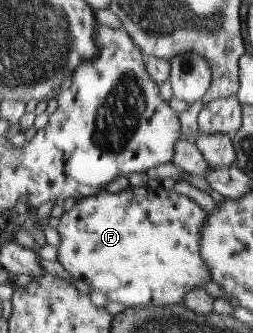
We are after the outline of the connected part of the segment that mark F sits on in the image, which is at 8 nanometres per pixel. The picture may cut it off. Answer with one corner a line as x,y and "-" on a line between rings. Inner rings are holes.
129,185
125,190
118,193
110,193
102,190
94,196
77,199
70,210
66,211
61,218
57,231
59,232
60,244
58,247
57,260
65,270
74,278
84,280
92,286
94,291
102,292
108,301
122,302
128,308
142,305
162,306
164,304
182,304
185,296
193,289
204,288
207,282
213,280
210,269
201,257
201,240
203,224
207,222
207,212
198,206
191,198
179,193
176,189
165,190
161,187
157,190
148,190
147,186

